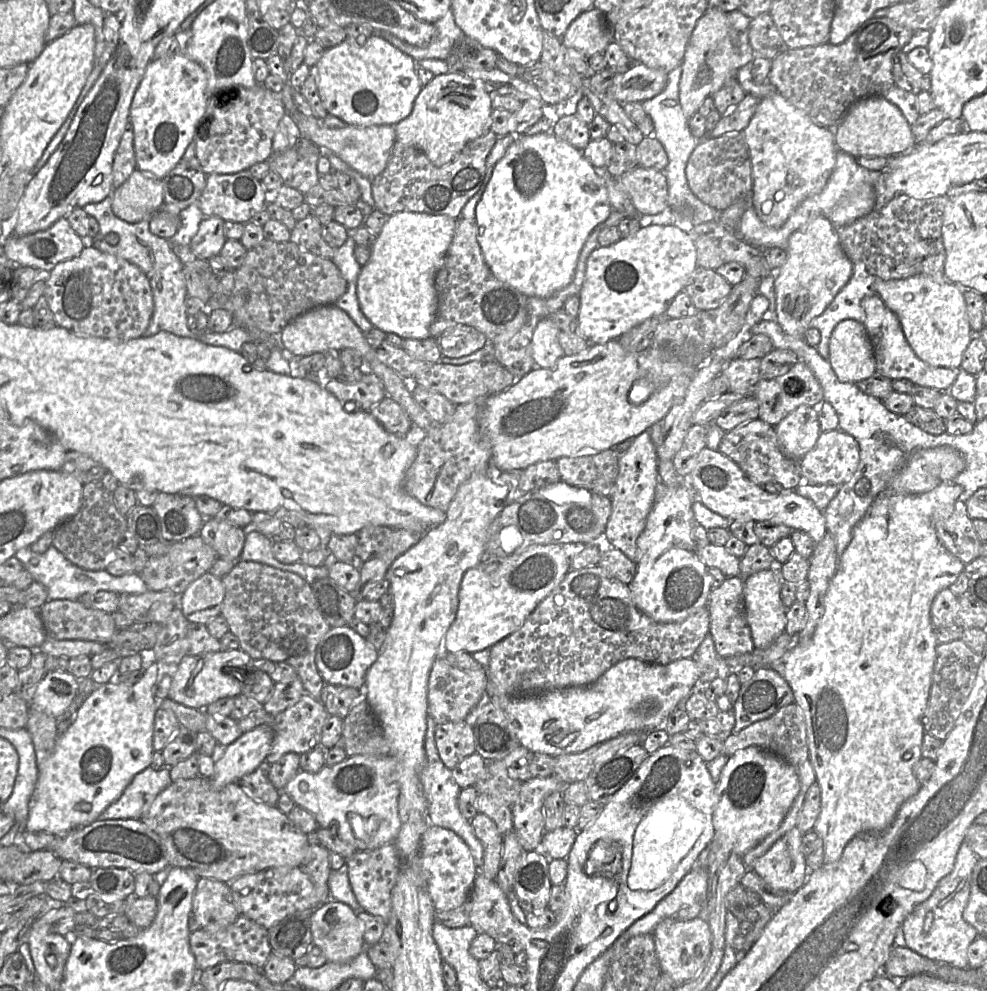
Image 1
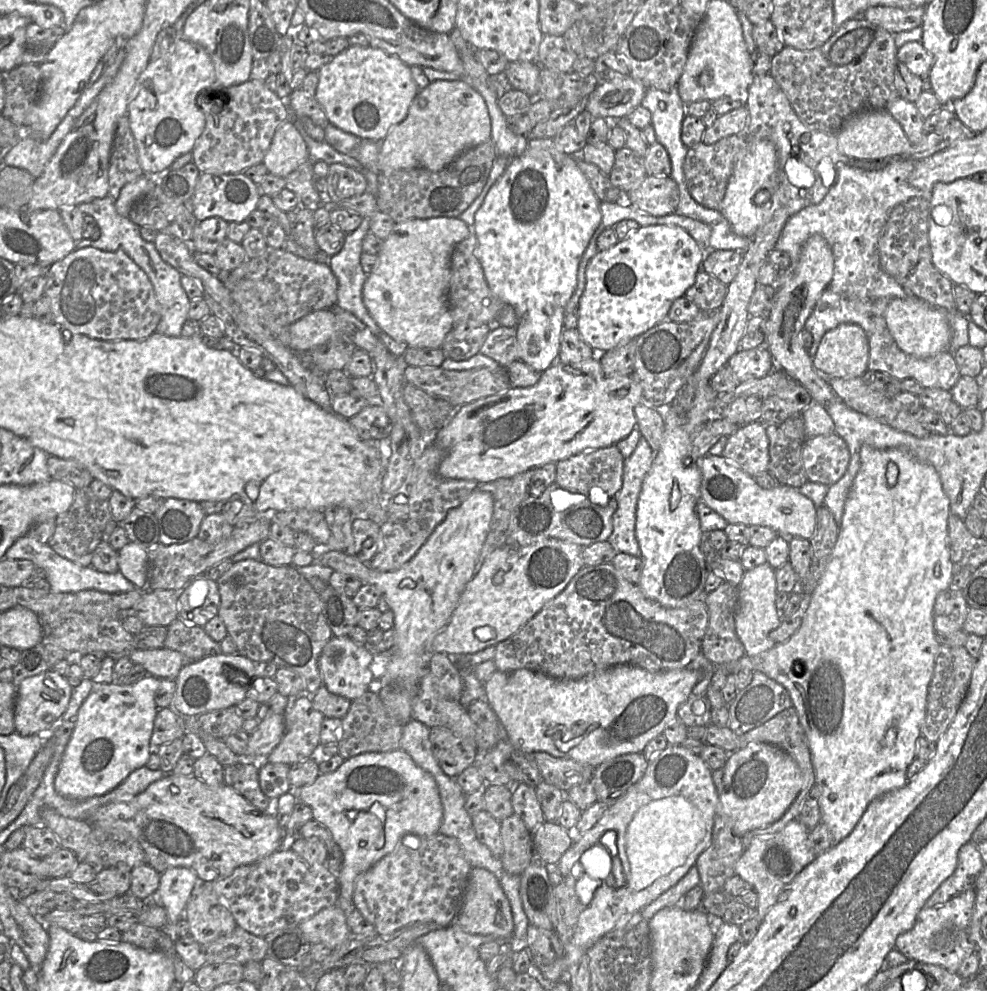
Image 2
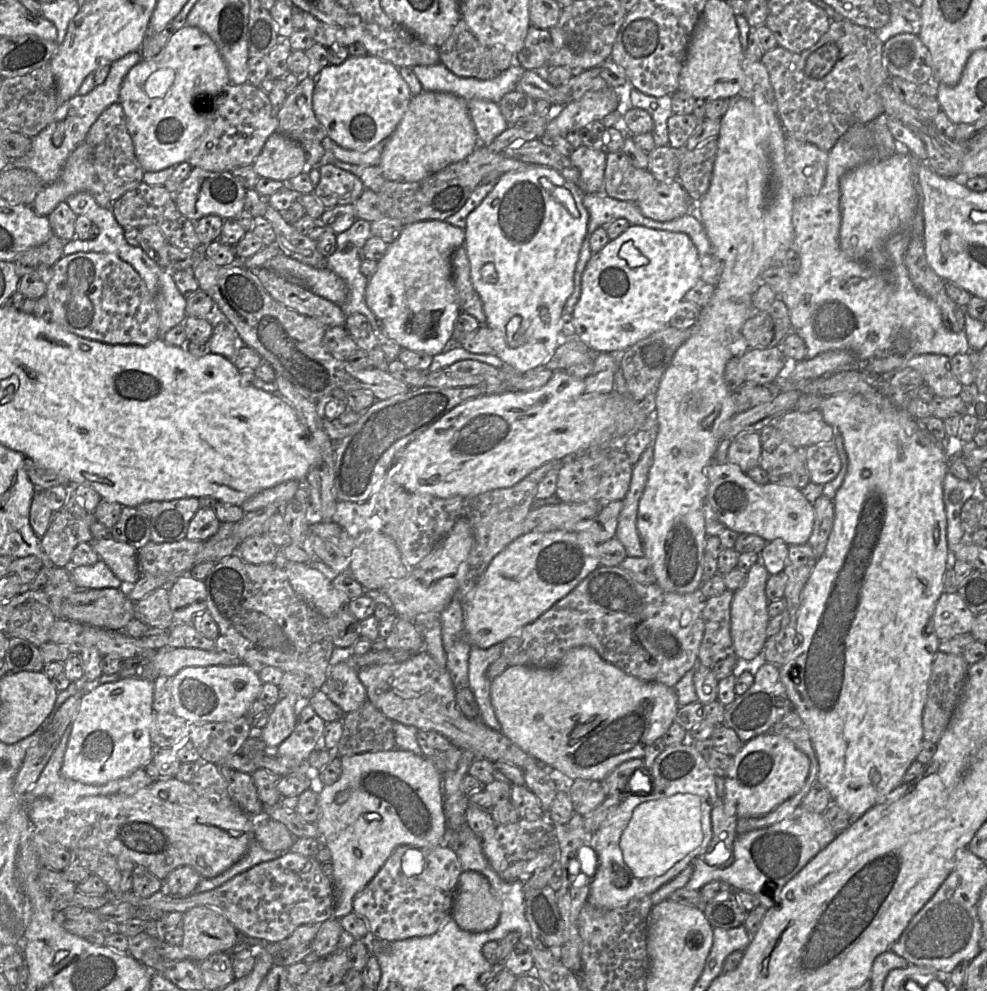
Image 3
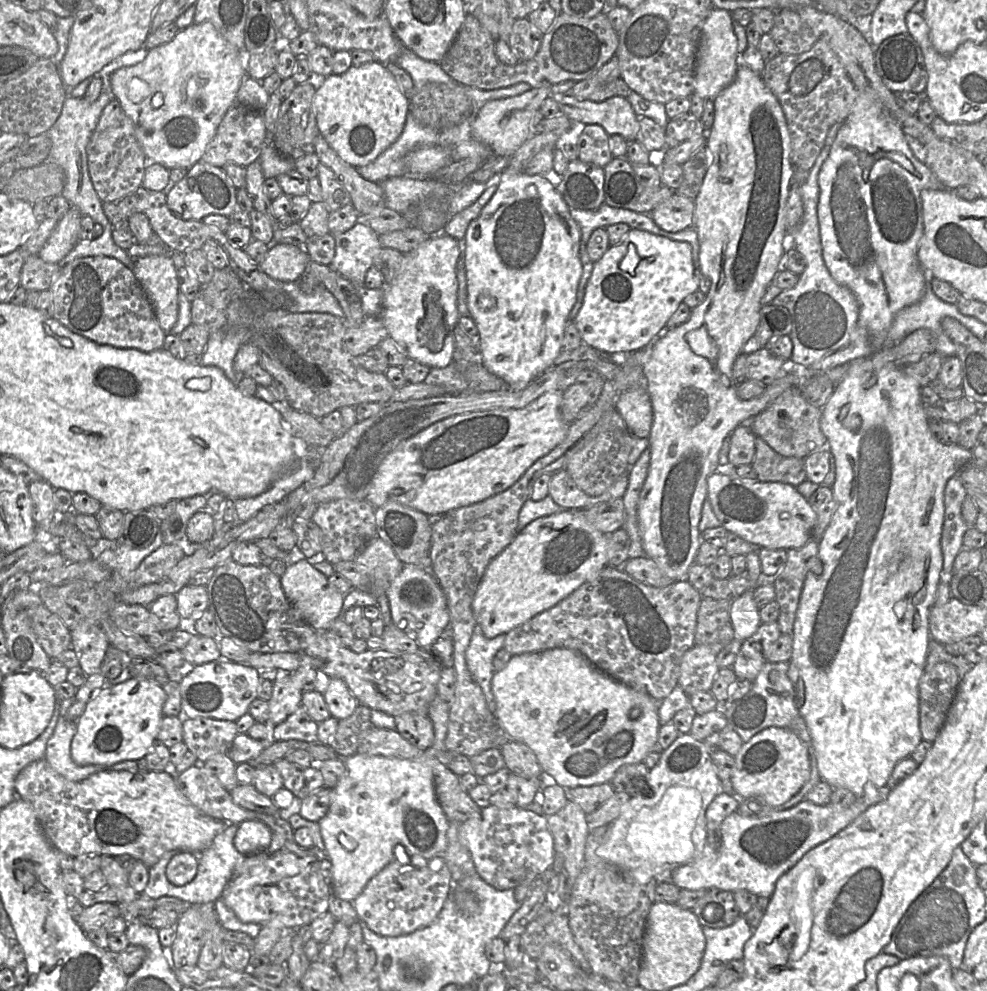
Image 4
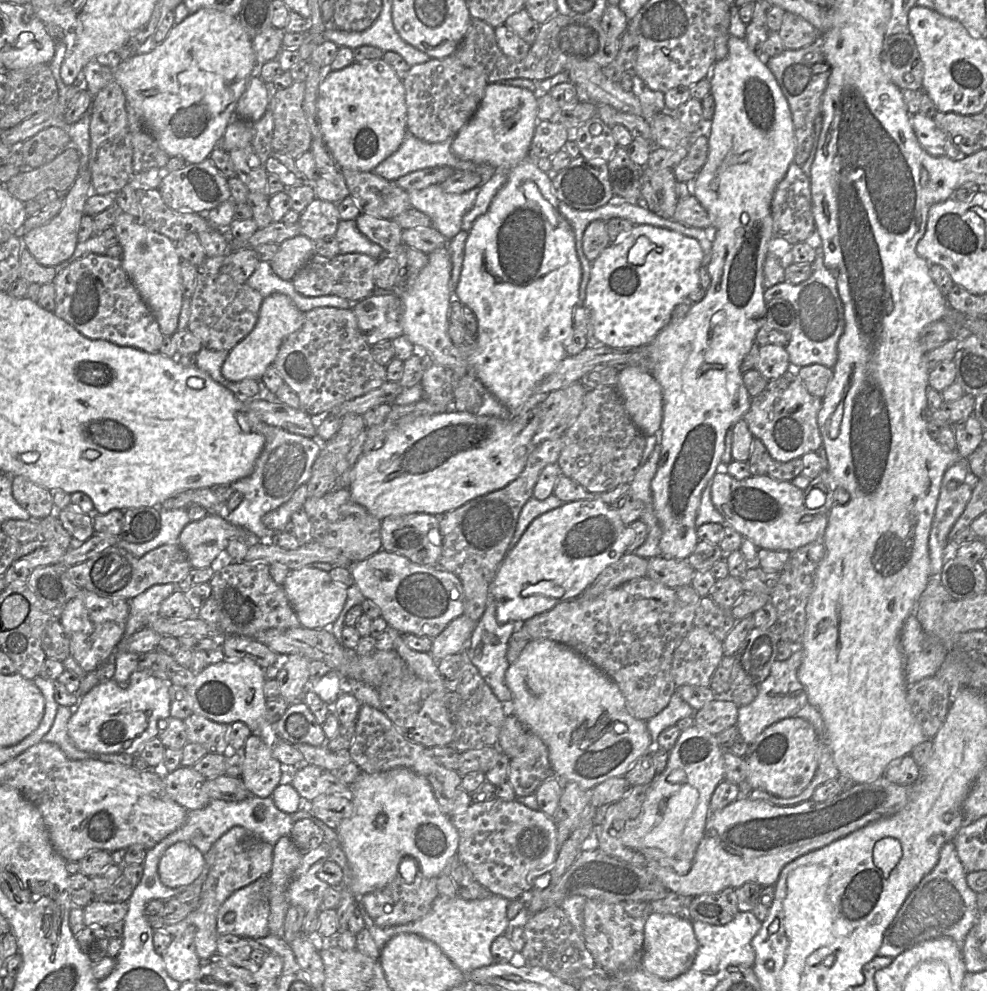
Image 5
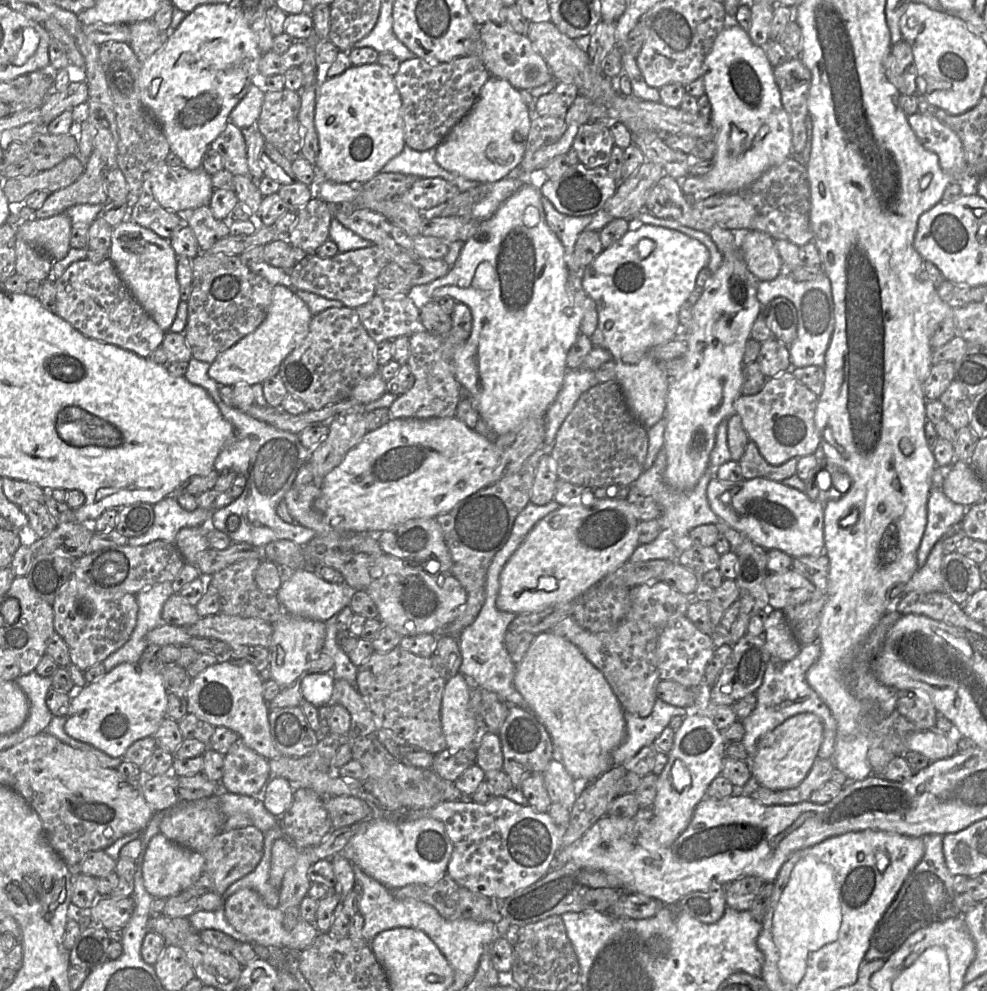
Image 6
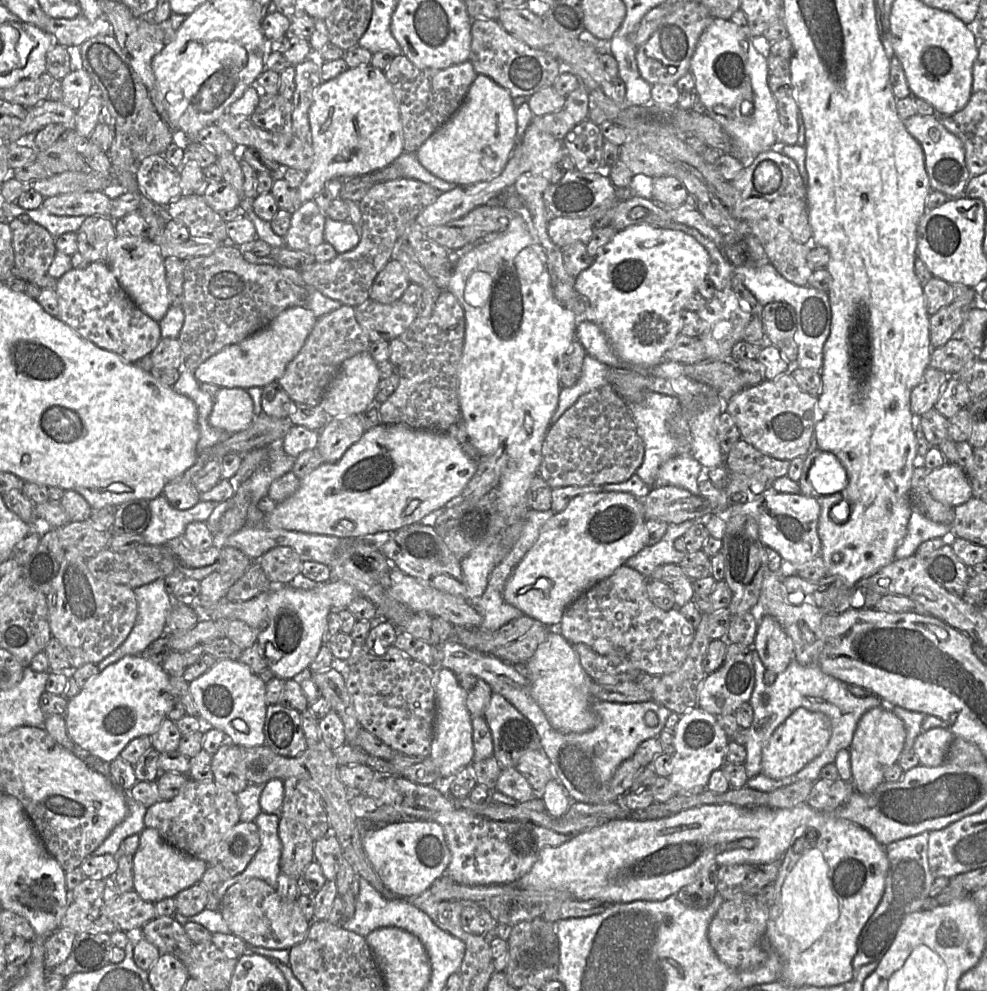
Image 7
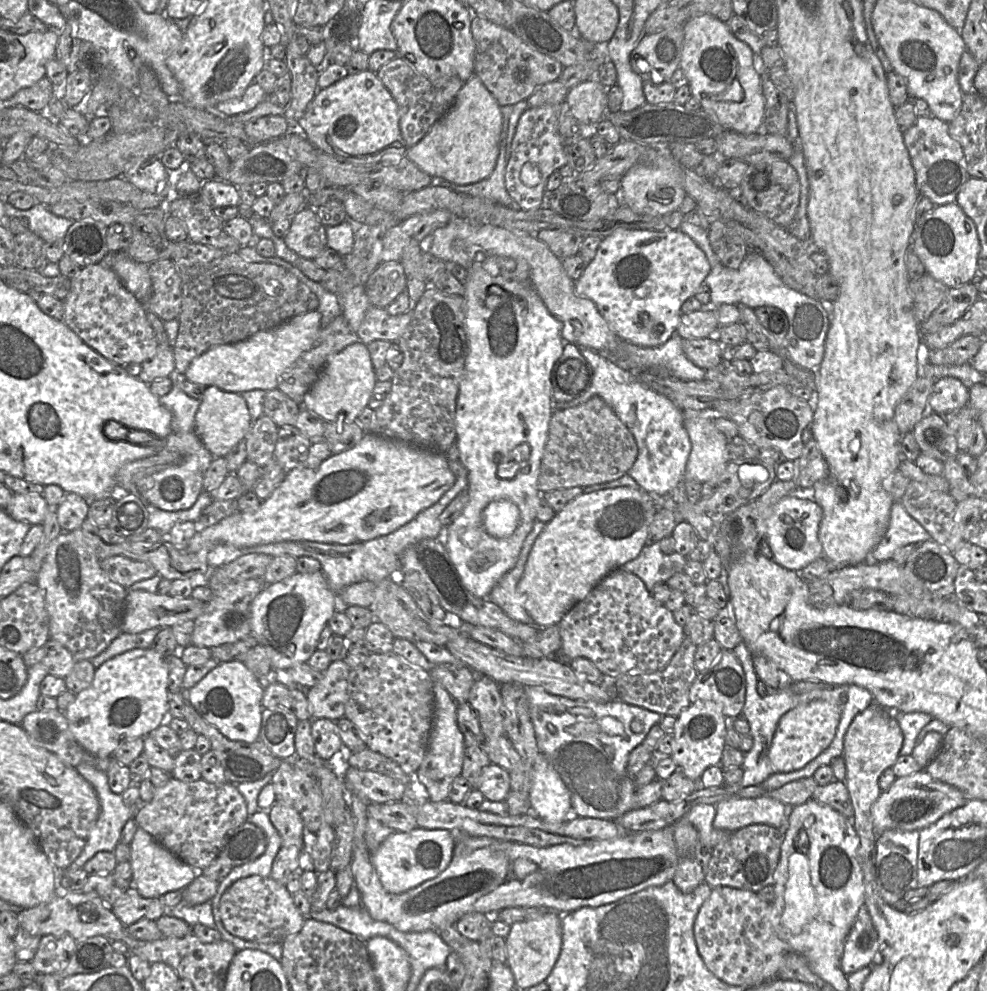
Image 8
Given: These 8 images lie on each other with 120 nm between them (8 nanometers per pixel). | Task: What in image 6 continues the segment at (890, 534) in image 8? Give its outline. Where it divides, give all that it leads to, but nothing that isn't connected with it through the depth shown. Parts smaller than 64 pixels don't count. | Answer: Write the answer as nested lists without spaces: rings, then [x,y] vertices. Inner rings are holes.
[[[936,466],[933,473],[933,488],[927,502],[927,524],[917,550],[919,568],[926,563],[936,542],[960,525],[967,509],[964,505],[951,501],[939,487],[948,468],[949,466]]]

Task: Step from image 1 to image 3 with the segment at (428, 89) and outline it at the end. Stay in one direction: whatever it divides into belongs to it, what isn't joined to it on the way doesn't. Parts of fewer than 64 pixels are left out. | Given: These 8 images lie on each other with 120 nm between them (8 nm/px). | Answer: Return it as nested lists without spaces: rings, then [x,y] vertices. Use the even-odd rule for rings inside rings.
[[[422,91],[412,96],[407,110],[385,144],[379,168],[386,180],[416,182],[466,158],[478,147],[478,138],[471,119],[467,101],[452,93]]]

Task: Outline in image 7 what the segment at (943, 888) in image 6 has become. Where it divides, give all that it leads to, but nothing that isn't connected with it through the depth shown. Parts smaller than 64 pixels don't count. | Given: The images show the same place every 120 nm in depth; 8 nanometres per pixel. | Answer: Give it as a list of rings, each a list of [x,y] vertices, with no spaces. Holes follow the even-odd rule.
[[[924,831],[885,846],[889,860],[885,889],[881,901],[858,937],[857,953],[852,960],[855,971],[863,965],[879,961],[885,955],[906,916],[914,912],[932,909],[938,905],[935,898],[929,895],[936,878],[929,868],[928,840],[929,832]]]

